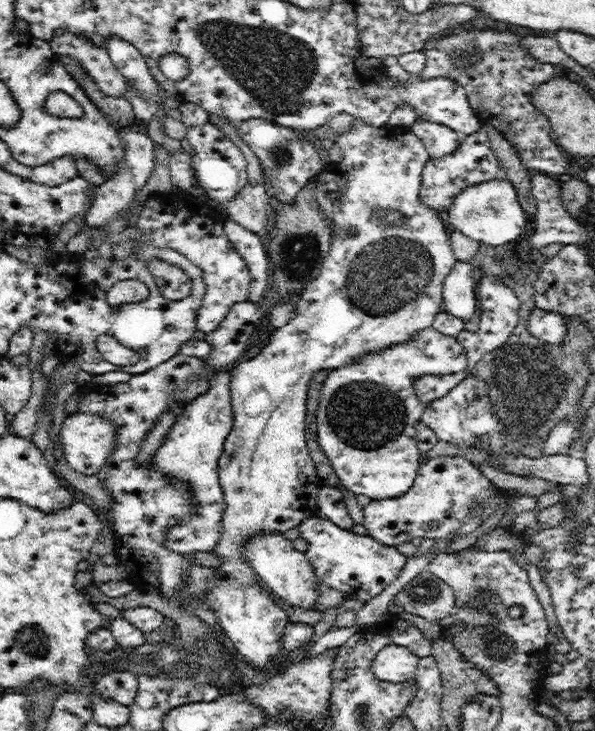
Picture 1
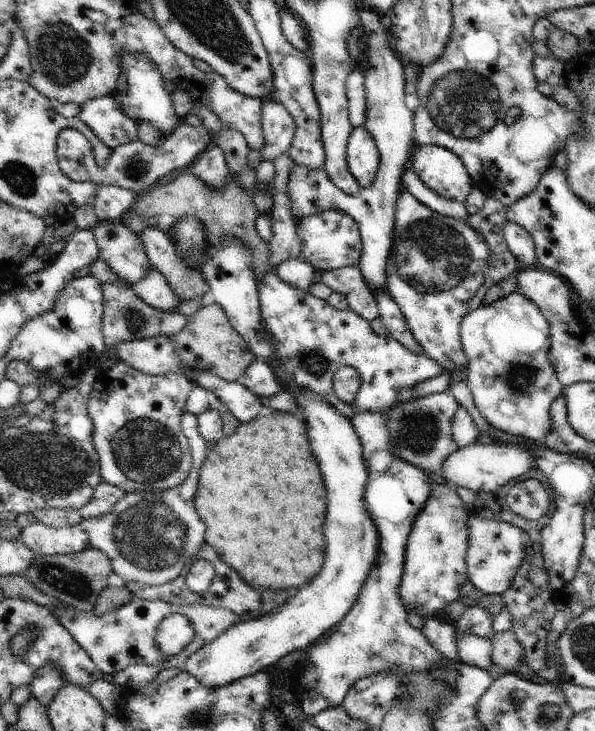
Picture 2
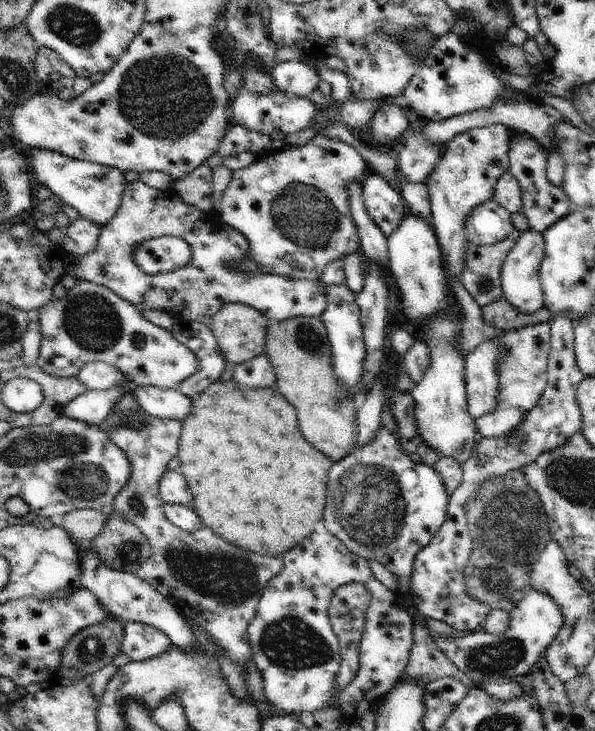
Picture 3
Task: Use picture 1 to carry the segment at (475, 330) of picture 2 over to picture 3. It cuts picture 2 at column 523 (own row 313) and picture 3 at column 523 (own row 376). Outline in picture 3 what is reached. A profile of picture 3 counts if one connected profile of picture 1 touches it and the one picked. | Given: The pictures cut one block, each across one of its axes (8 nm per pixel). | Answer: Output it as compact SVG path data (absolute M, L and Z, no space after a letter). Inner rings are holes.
M528 228L520 233L516 244L507 252L501 266L502 298L515 306L524 316L530 318L532 314L543 307L544 291L539 280L539 272L544 255L543 234Z

